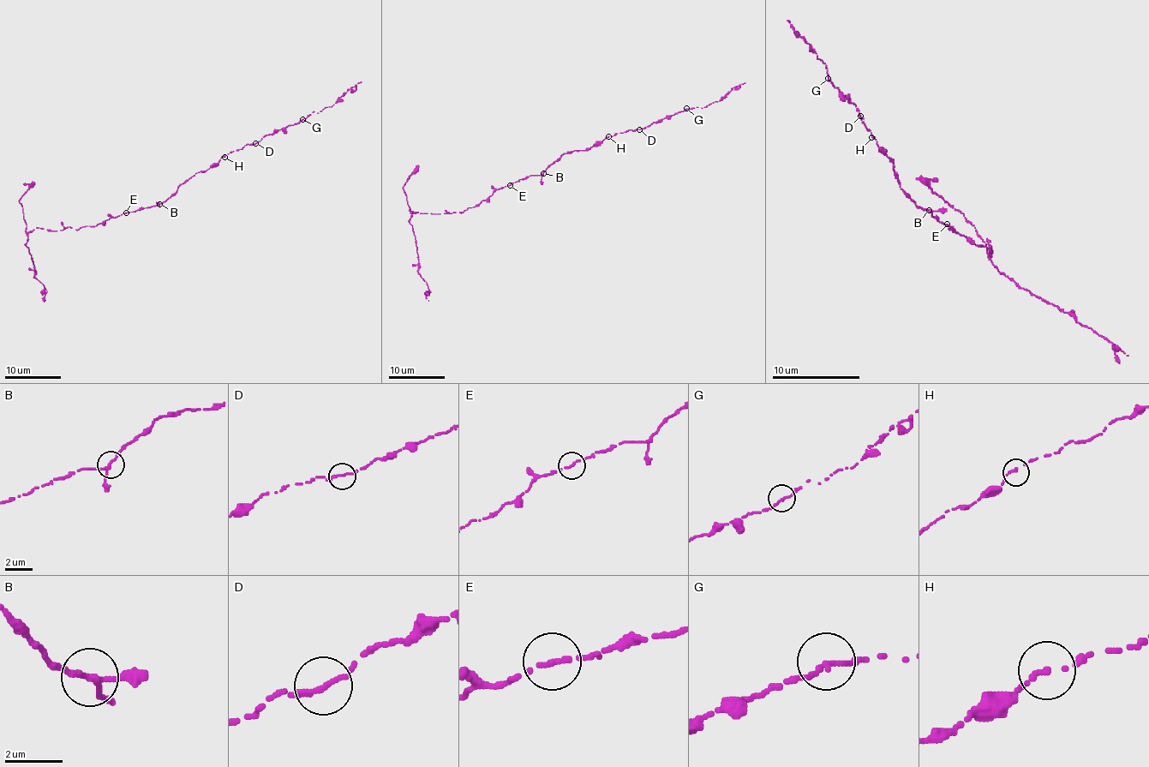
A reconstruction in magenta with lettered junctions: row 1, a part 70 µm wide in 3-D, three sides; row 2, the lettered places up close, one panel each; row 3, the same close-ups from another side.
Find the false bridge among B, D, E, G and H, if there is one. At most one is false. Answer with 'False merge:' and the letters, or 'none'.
False merge: none

